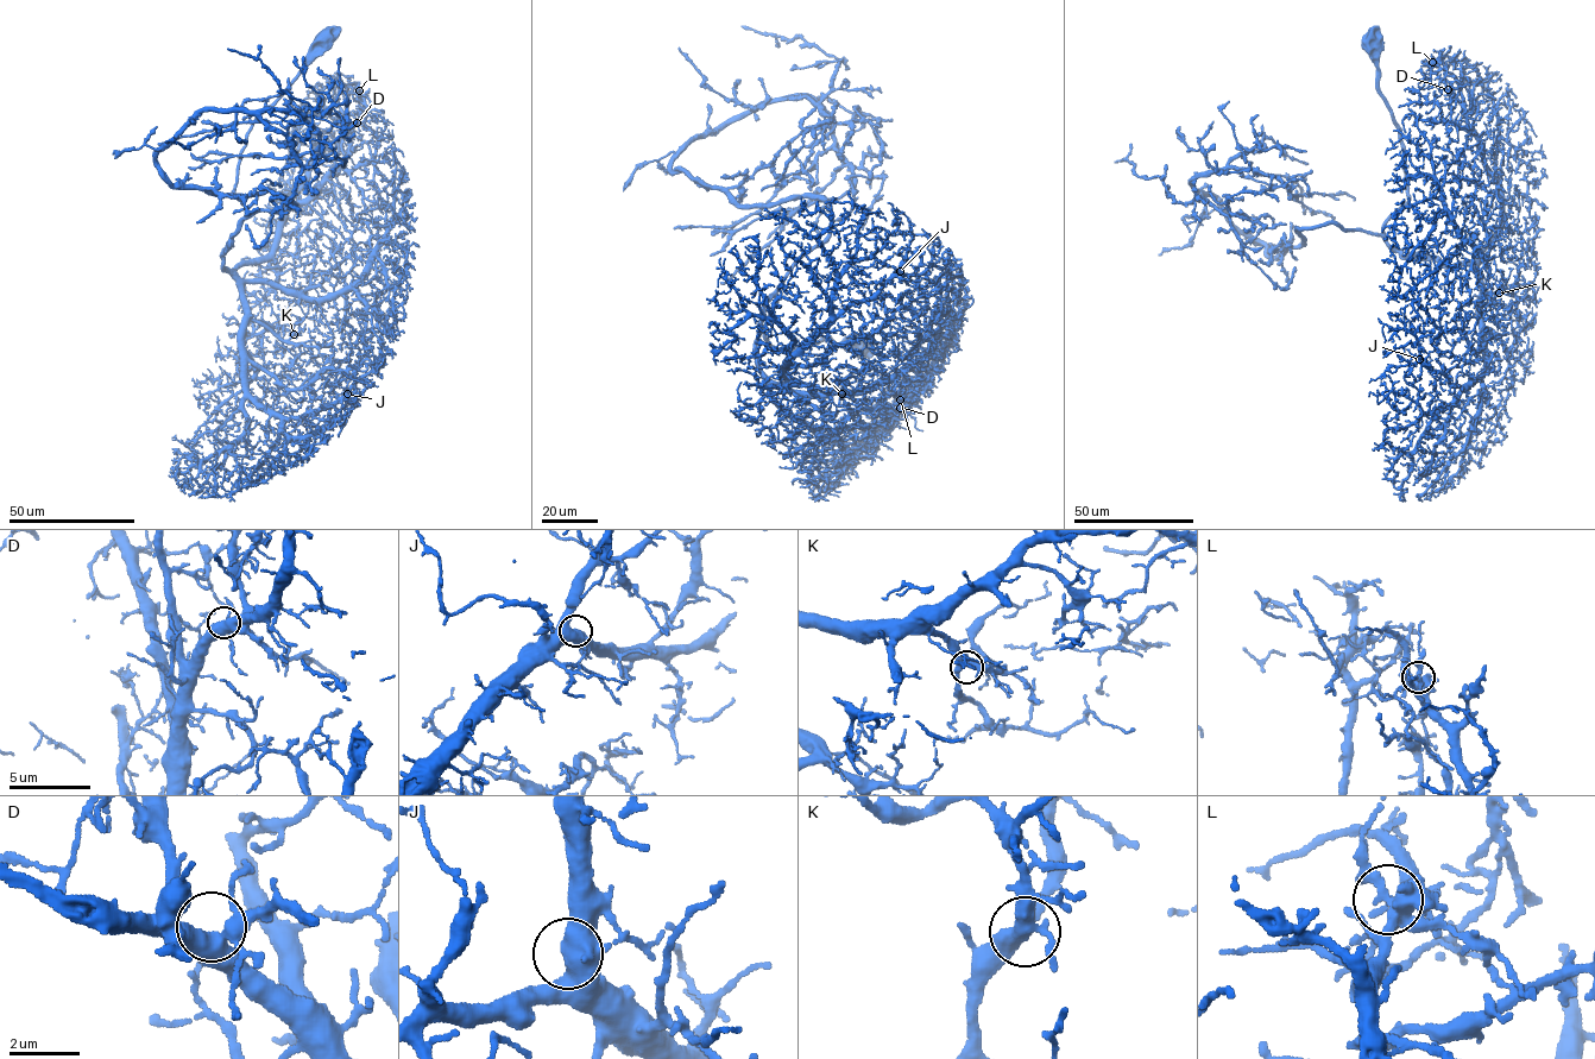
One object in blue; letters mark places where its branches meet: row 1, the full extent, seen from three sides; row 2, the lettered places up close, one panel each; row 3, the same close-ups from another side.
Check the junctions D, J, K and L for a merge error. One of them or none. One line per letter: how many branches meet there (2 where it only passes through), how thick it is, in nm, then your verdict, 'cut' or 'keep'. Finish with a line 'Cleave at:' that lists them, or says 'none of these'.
D: 5 | 460 nm | keep
J: 4 | 460 nm | keep
K: 4 | 440 nm | keep
L: 9 | 460 nm | keep
Cleave at: none of these

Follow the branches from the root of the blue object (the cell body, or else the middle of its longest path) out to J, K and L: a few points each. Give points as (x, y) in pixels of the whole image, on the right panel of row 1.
J: (1369, 42), (1408, 195), (1384, 237), (1404, 256), (1463, 262), (1480, 285), (1483, 372), (1460, 386), (1419, 359)
K: (1369, 42), (1408, 195), (1384, 237), (1404, 256), (1463, 262), (1480, 292), (1493, 303), (1499, 292)
L: (1369, 42), (1408, 195), (1384, 237), (1404, 256), (1471, 263), (1501, 224), (1501, 187), (1447, 70), (1432, 62)

